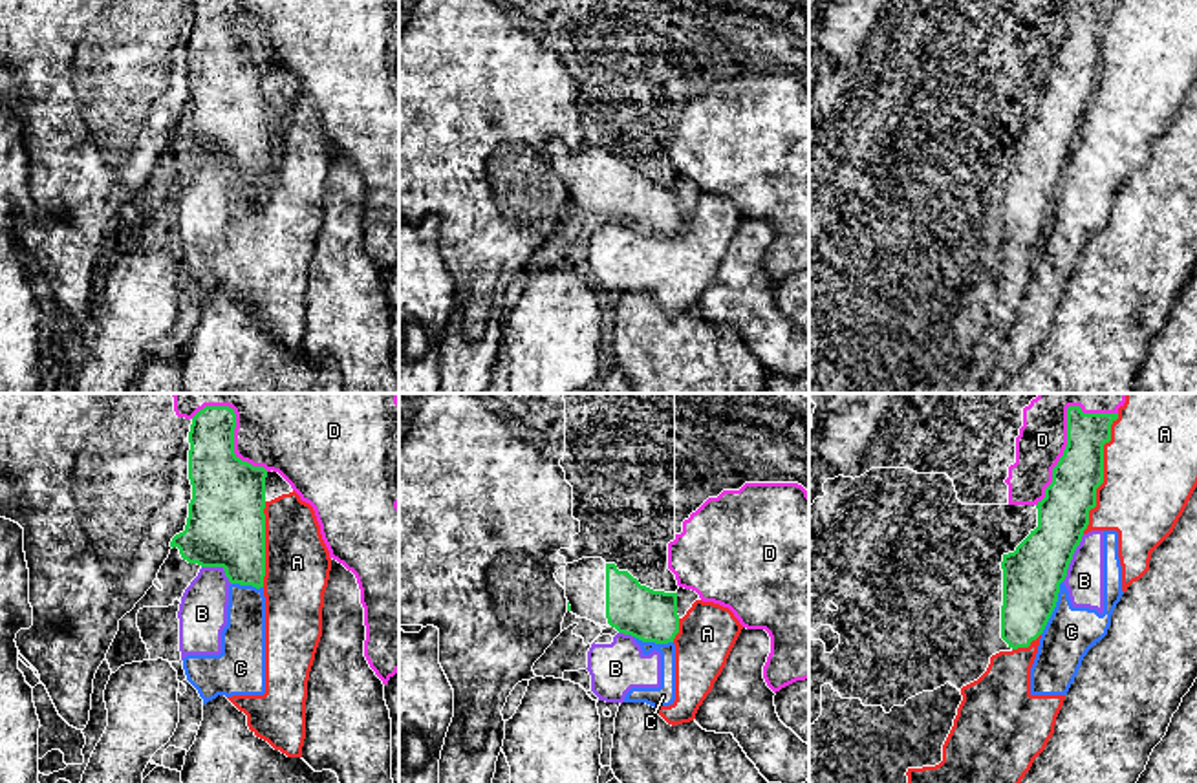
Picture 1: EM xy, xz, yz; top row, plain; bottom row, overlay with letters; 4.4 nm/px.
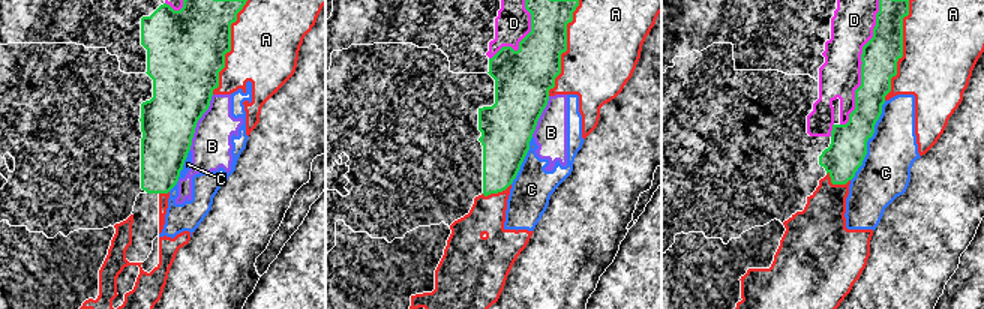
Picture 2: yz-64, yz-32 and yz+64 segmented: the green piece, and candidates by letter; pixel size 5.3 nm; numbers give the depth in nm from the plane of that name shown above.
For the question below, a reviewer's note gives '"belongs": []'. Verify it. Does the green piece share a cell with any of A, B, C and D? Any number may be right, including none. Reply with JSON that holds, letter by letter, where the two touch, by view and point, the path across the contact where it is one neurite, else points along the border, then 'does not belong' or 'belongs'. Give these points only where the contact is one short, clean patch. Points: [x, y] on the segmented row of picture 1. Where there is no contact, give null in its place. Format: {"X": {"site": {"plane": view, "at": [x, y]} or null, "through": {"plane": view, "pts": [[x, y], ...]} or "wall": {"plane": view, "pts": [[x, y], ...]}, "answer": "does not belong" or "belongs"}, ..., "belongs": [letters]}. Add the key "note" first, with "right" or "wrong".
{"note": "right", "A": {"site": {"plane": "yz", "at": [1102, 474]}, "answer": "does not belong"}, "B": {"site": {"plane": "yz", "at": [1071, 558]}, "answer": "does not belong"}, "C": {"site": {"plane": "yz", "at": [1055, 606]}, "answer": "does not belong"}, "D": {"site": {"plane": "yz", "at": [1067, 432]}, "answer": "does not belong"}, "belongs": []}

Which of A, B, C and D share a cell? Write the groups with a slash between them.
A B C / D

